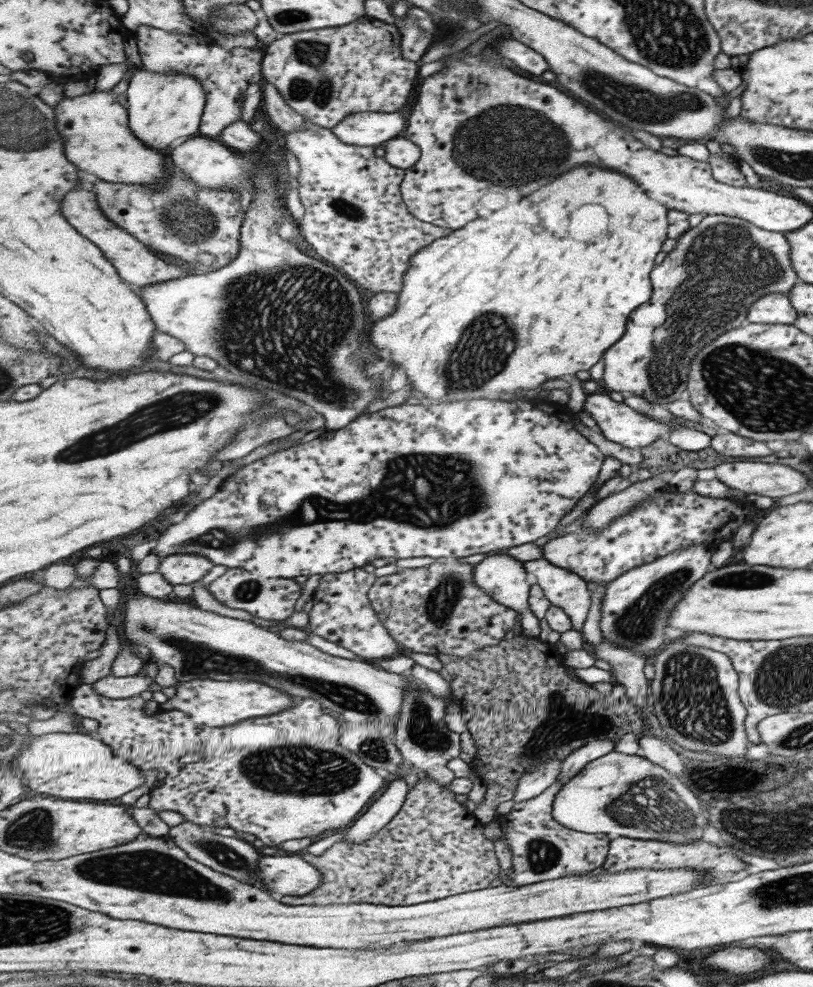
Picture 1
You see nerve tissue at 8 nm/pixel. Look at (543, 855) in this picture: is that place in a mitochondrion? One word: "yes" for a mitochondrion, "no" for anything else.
yes

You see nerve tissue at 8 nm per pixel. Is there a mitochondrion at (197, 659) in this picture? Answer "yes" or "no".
yes

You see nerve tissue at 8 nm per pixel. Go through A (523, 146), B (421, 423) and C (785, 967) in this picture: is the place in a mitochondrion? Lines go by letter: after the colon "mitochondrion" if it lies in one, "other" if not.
A: mitochondrion
B: other
C: other

